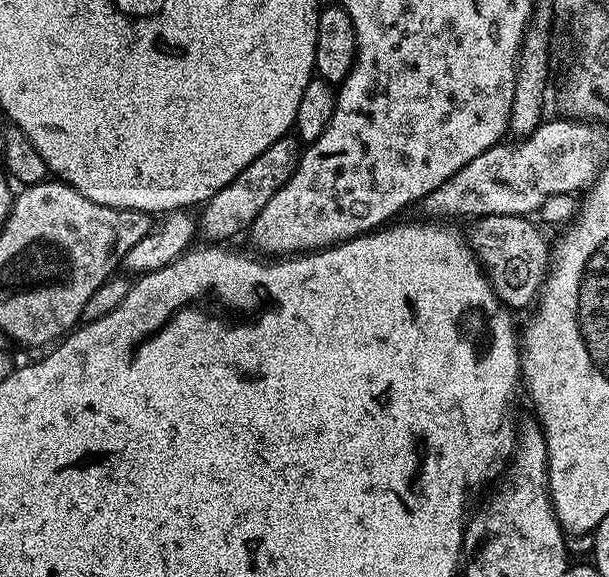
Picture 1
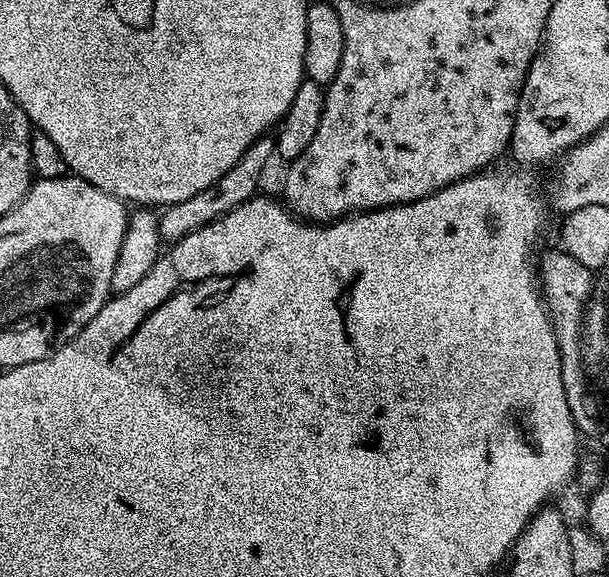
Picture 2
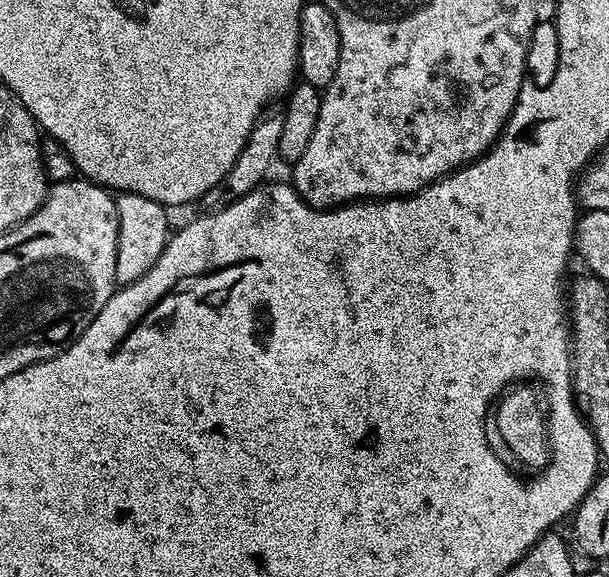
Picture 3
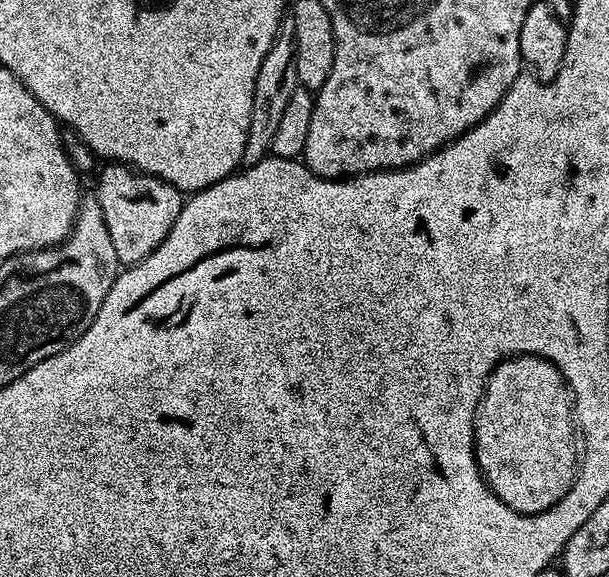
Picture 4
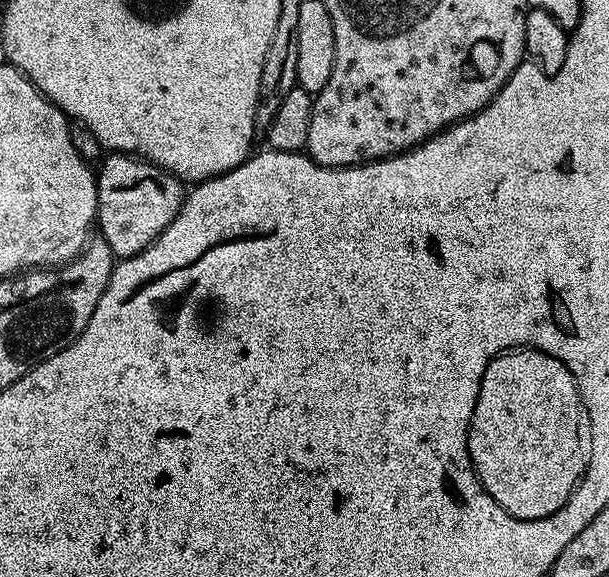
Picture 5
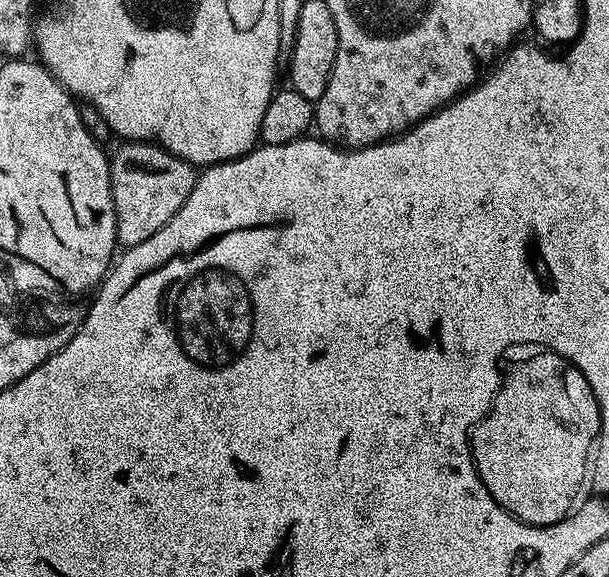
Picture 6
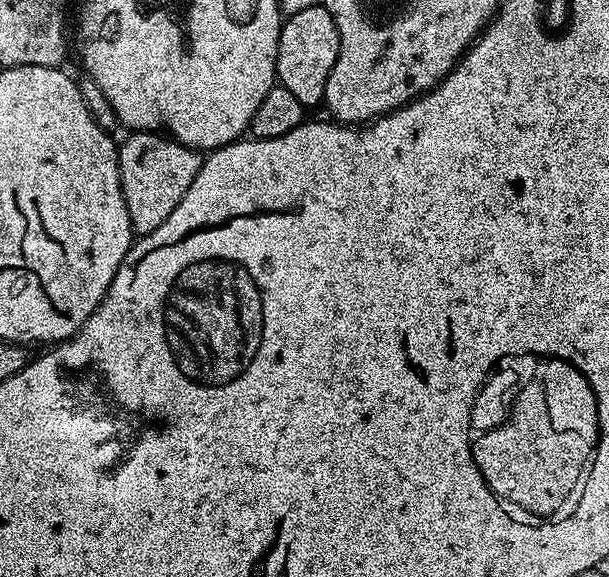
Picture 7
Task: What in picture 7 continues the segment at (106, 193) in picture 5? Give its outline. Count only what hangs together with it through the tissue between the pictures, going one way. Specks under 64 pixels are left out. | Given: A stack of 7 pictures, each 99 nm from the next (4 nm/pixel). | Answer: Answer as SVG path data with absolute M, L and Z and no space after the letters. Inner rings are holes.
M133 131L119 145L120 185L126 198L126 210L130 214L133 233L137 237L148 236L186 198L186 190L198 178L198 170L204 165L204 156L195 148L179 144L167 134L160 132Z

